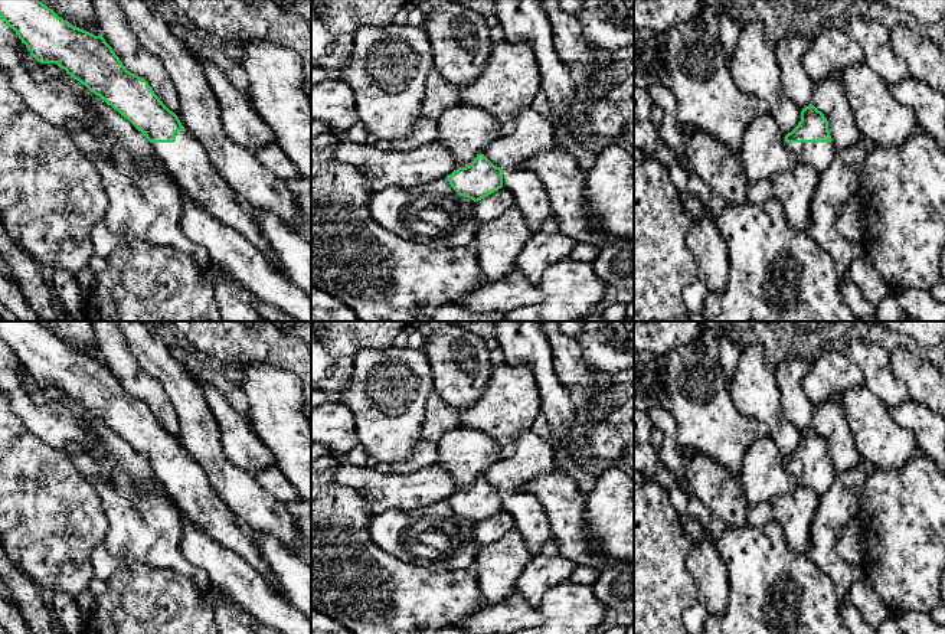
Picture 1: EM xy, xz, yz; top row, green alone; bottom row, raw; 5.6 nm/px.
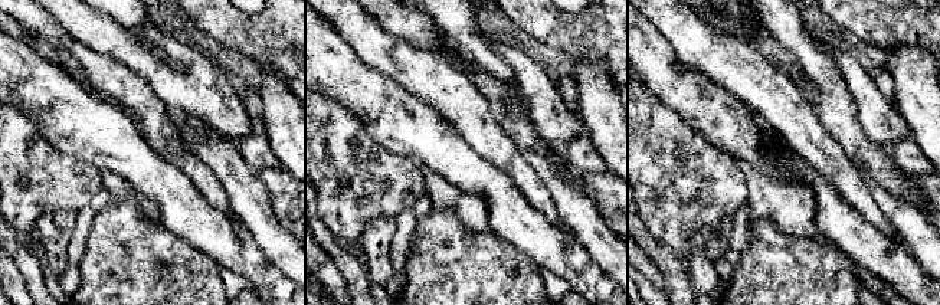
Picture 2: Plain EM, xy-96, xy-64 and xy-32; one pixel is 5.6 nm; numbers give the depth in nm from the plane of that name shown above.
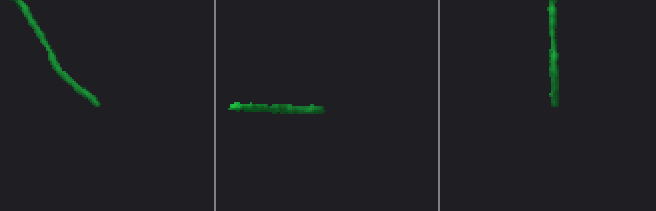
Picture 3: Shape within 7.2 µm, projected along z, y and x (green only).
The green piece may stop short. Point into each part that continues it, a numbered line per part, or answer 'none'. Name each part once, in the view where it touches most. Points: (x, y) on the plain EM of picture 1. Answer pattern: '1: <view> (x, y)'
1: yz (820, 479)

